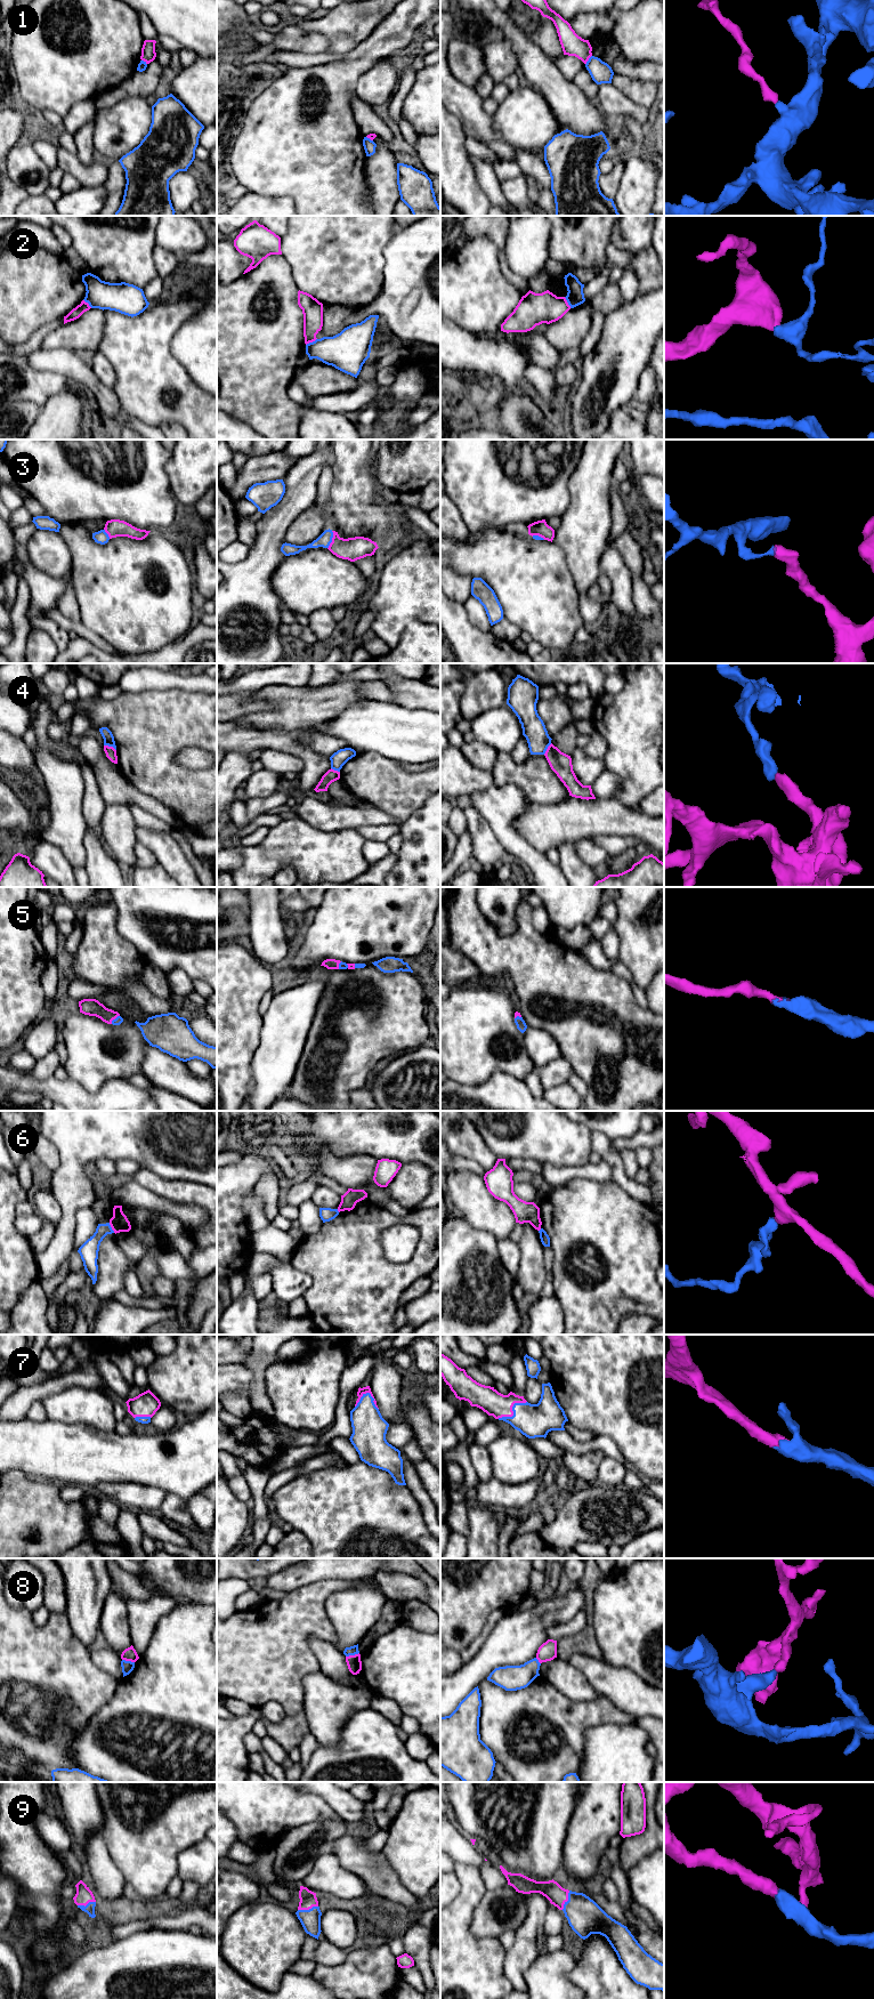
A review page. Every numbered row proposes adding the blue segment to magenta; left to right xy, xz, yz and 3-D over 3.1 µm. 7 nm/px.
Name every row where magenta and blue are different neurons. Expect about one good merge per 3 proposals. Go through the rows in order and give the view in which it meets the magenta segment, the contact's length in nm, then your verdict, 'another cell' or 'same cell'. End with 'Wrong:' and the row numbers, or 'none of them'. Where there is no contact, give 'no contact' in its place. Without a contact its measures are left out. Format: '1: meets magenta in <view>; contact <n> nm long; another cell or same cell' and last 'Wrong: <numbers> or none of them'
1: meets magenta in yz; contact 80 nm long; another cell
2: meets magenta in xz; contact 90 nm long; another cell
3: meets magenta in xz; contact 130 nm long; another cell
4: meets magenta in xy; contact 100 nm long; another cell
5: meets magenta in xy; contact 90 nm long; same cell
6: meets magenta in xy; contact 80 nm long; another cell
7: meets magenta in yz; contact 240 nm long; same cell
8: meets magenta in xz; contact 100 nm long; another cell
9: meets magenta in xz; contact 150 nm long; same cell
Wrong: 1, 2, 3, 4, 6, 8

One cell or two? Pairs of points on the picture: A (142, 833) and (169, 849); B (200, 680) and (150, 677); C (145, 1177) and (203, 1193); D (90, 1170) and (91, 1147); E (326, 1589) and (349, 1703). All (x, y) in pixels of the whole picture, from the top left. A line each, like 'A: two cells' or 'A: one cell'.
A: one cell
B: one cell
C: one cell
D: two cells
E: two cells

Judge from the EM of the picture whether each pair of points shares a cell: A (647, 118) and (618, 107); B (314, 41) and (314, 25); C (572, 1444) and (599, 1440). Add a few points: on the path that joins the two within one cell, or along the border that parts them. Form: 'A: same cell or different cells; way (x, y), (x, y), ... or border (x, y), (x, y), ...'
A: same cell; way (640, 114), (625, 107)
B: different cells; border (294, 24), (322, 33), (328, 41), (326, 51)
C: same cell; way (579, 1445), (592, 1444)

